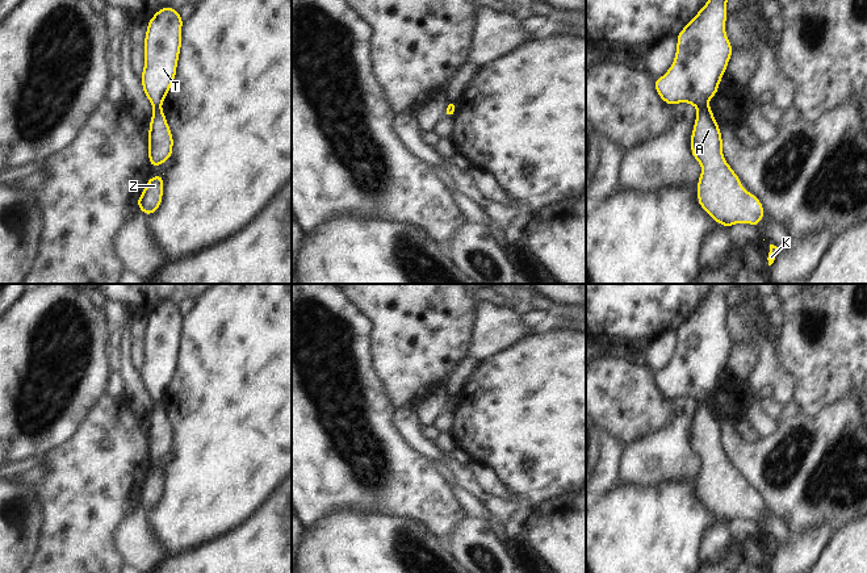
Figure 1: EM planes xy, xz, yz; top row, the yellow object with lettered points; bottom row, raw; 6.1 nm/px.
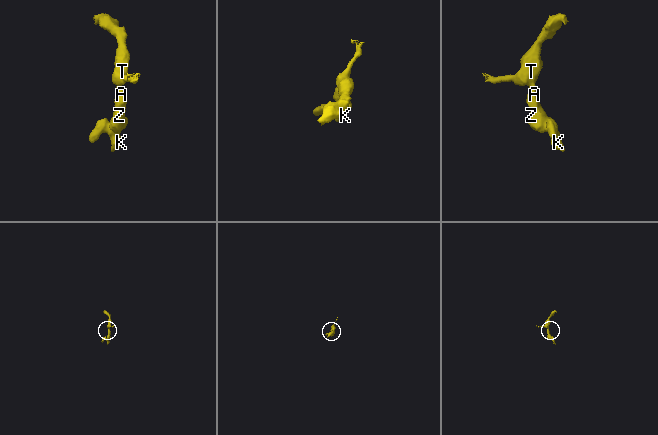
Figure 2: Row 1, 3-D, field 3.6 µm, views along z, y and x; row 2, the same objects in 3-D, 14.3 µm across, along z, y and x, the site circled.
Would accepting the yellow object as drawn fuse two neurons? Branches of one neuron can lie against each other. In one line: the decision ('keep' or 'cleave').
cleave

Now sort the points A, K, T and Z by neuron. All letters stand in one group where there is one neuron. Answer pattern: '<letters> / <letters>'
A K Z / T

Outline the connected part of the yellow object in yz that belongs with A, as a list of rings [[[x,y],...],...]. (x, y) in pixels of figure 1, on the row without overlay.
[[[711,401],[698,403],[691,448],[701,460],[696,478],[698,497],[707,509],[726,523],[734,518],[758,522],[766,506],[759,493],[744,484],[741,473],[726,457],[720,421]]]

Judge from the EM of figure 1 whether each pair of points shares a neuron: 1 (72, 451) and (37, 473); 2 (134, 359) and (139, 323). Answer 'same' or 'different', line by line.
1: different
2: same

